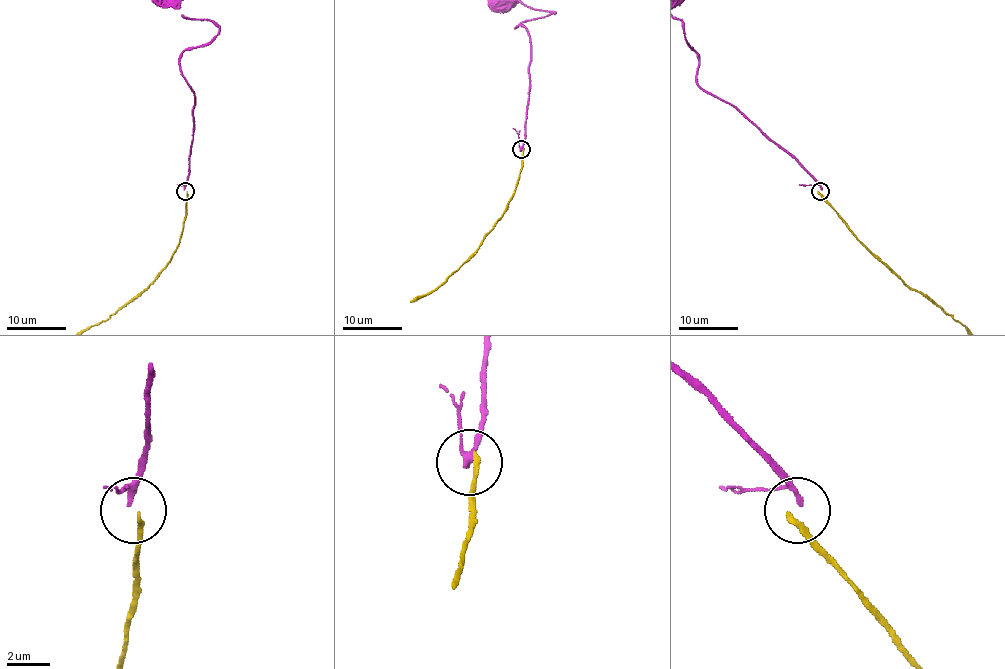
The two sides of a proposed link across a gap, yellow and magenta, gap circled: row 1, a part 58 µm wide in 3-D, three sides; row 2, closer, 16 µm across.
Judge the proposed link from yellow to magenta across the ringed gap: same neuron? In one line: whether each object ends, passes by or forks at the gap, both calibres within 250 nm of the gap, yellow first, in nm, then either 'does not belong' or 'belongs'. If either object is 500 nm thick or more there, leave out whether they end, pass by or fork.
yellow ends | magenta passes by | 260/150 nm | does not belong

